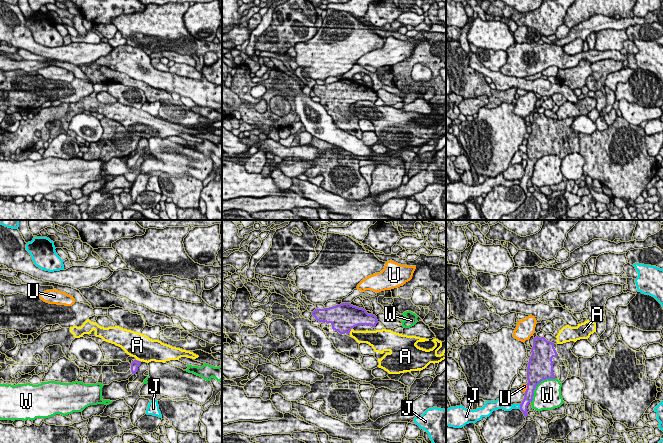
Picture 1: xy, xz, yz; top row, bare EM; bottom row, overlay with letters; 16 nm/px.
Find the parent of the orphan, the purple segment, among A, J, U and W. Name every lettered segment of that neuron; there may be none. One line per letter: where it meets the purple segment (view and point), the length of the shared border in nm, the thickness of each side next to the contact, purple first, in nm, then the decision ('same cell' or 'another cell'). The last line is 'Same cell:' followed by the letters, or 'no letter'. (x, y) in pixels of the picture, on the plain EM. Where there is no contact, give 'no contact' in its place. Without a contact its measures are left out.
A: contact xz (350, 106); length 90 nm; calibres 440 and 190 nm; another cell
J: contact yz (520, 182); length 80 nm; calibres 140 and 130 nm; another cell
U: contact yz (526, 165); length 160 nm; calibres 260 and 90 nm; another cell
W: contact yz (537, 160); length 550 nm; calibres 380 and 440 nm; another cell
Same cell: no letter

